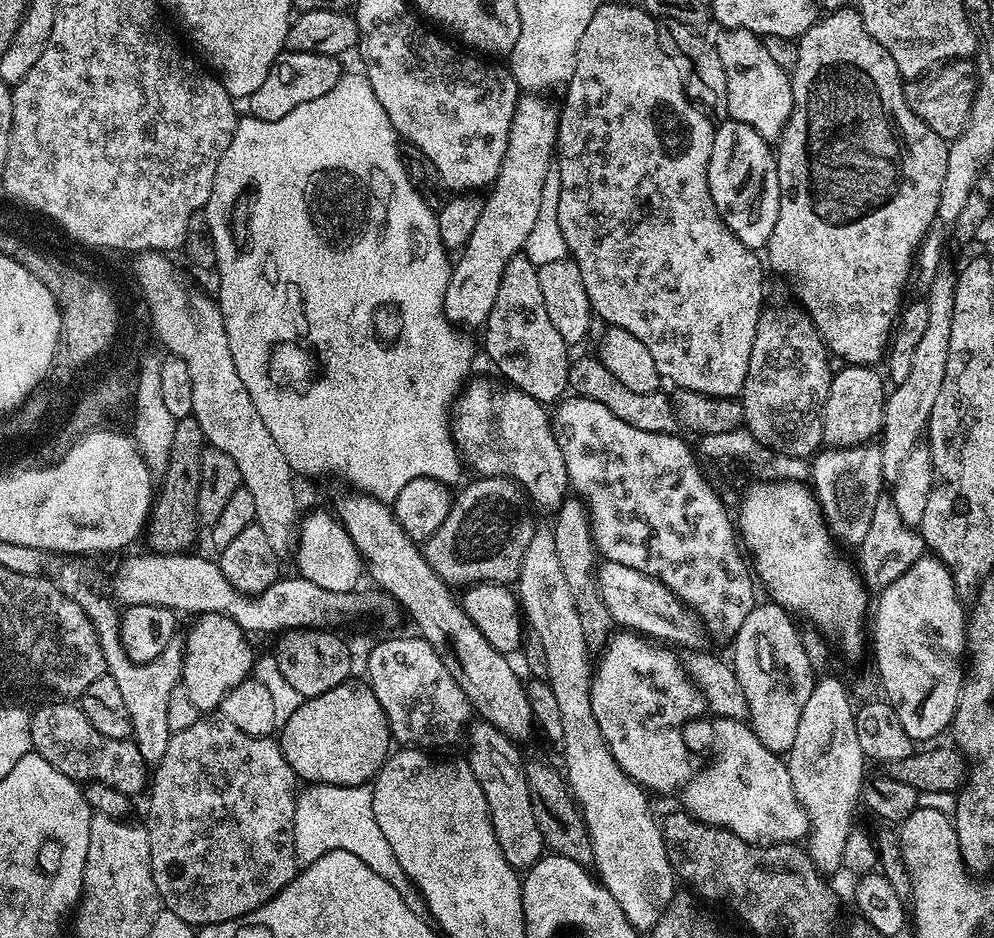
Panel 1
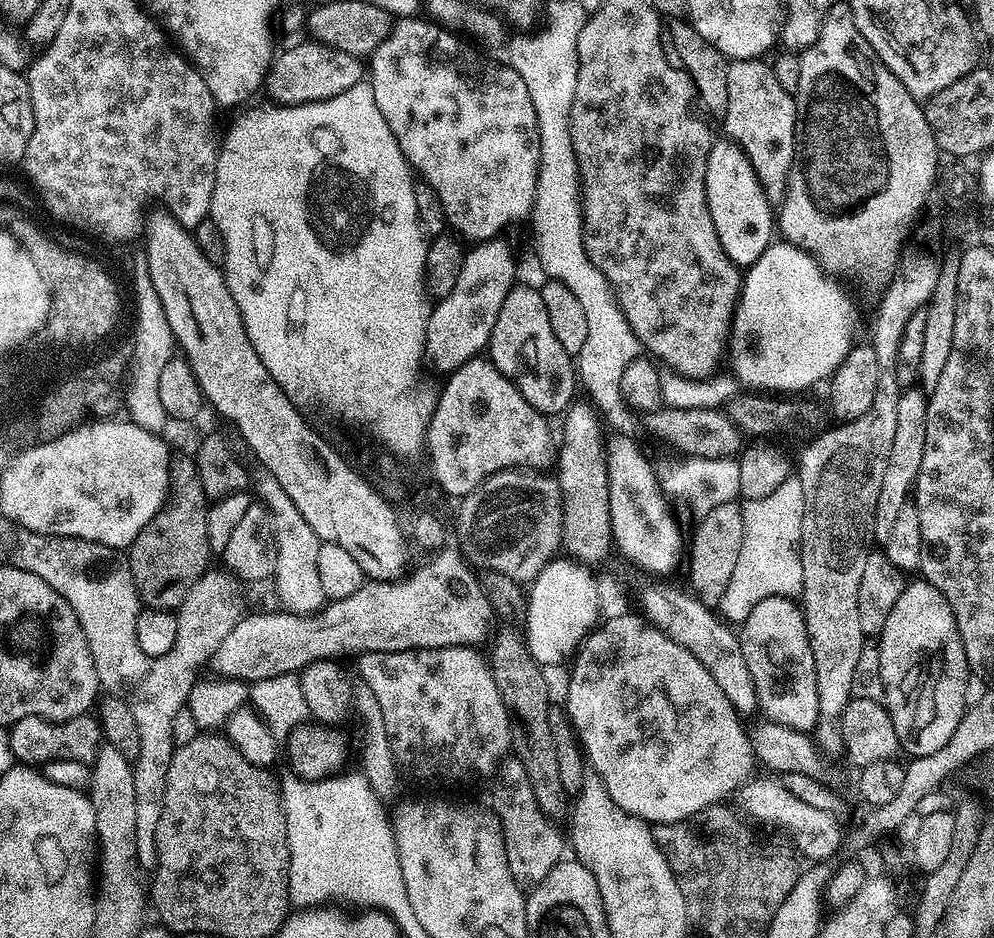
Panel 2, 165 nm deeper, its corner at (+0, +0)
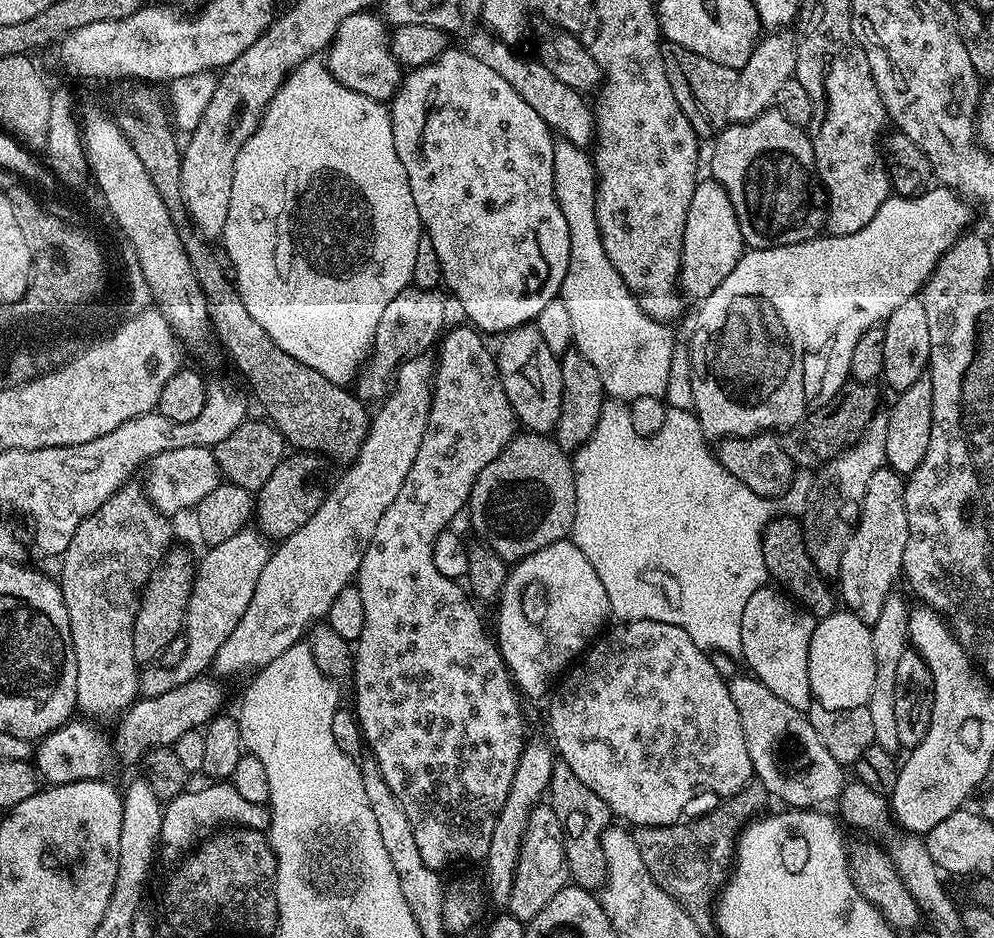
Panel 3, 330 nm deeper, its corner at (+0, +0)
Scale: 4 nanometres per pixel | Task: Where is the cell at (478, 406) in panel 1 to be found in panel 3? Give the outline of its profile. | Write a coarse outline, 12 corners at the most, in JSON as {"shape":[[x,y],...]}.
{"shape":[[449,327],[355,588],[356,720],[422,862],[488,856],[526,739],[434,566],[518,432]]}

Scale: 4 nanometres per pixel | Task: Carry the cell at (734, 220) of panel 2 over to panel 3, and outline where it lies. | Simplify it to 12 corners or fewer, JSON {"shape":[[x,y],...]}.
{"shape":[[717,180],[686,210],[678,281],[696,302],[722,286],[746,245]]}

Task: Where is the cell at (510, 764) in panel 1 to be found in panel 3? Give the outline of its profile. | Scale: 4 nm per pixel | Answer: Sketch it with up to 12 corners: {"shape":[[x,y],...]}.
{"shape":[[558,814],[526,822],[507,915],[532,920],[569,880]]}

